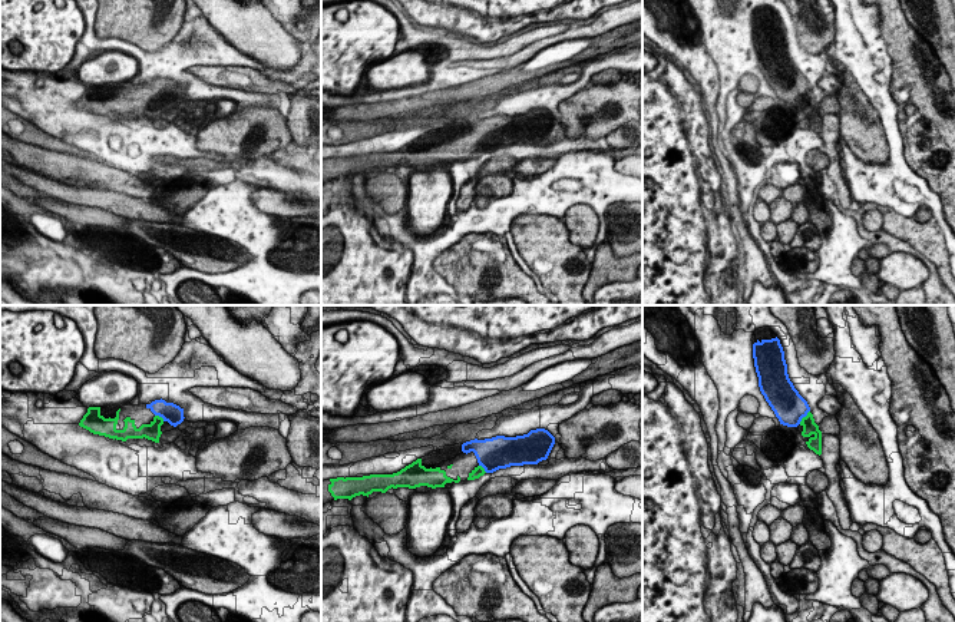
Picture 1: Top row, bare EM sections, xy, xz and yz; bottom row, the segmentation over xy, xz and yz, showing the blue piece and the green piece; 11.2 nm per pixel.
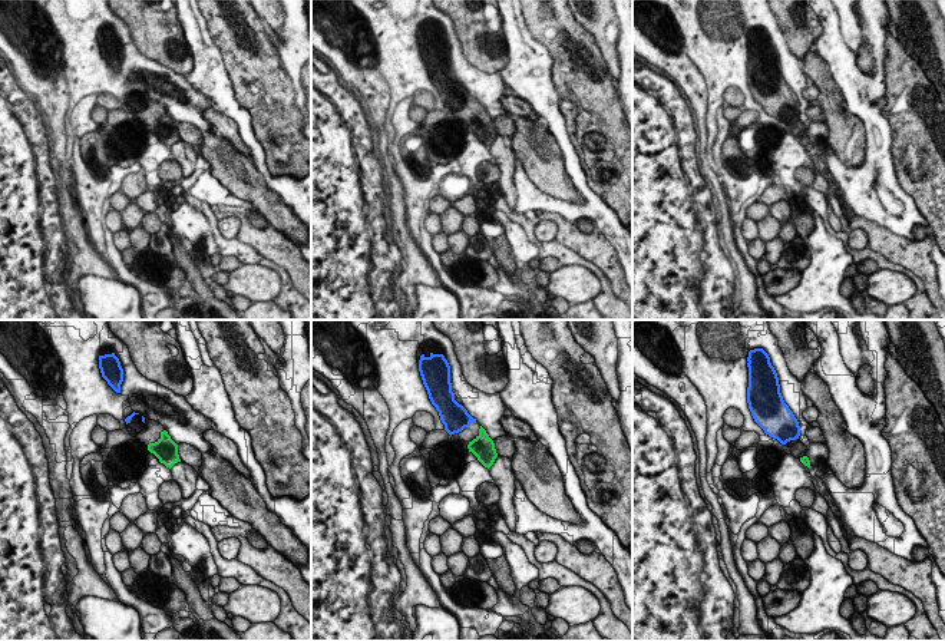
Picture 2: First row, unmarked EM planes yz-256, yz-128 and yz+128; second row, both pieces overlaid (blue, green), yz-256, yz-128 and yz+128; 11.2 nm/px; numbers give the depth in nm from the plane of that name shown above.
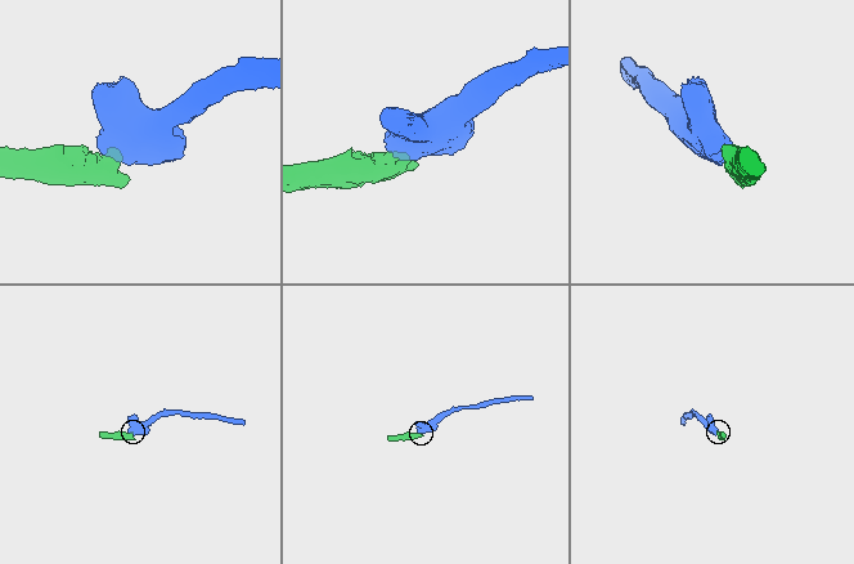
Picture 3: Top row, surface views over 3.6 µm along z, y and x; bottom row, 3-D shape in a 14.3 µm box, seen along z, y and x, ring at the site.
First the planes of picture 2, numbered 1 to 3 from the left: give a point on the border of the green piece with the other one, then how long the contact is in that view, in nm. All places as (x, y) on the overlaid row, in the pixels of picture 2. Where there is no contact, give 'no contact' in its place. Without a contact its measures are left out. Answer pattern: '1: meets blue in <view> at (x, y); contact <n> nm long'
1: no contact
2: no contact
3: no contact

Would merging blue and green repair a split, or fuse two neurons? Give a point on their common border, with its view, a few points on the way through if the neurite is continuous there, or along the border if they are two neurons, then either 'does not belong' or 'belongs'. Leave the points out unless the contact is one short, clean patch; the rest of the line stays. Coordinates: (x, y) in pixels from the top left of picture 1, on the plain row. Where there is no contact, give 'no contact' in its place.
meets blue in yz at (803, 95); runs through yz (789, 85), (803, 95), (809, 105); belongs

